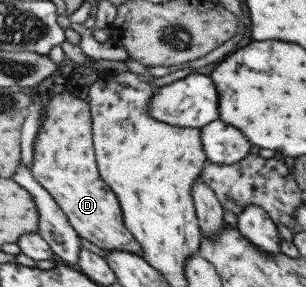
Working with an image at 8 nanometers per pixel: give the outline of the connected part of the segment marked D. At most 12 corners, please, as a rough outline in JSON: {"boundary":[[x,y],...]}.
{"boundary":[[48,99],[33,177],[79,237],[142,254],[99,173],[90,105]]}

